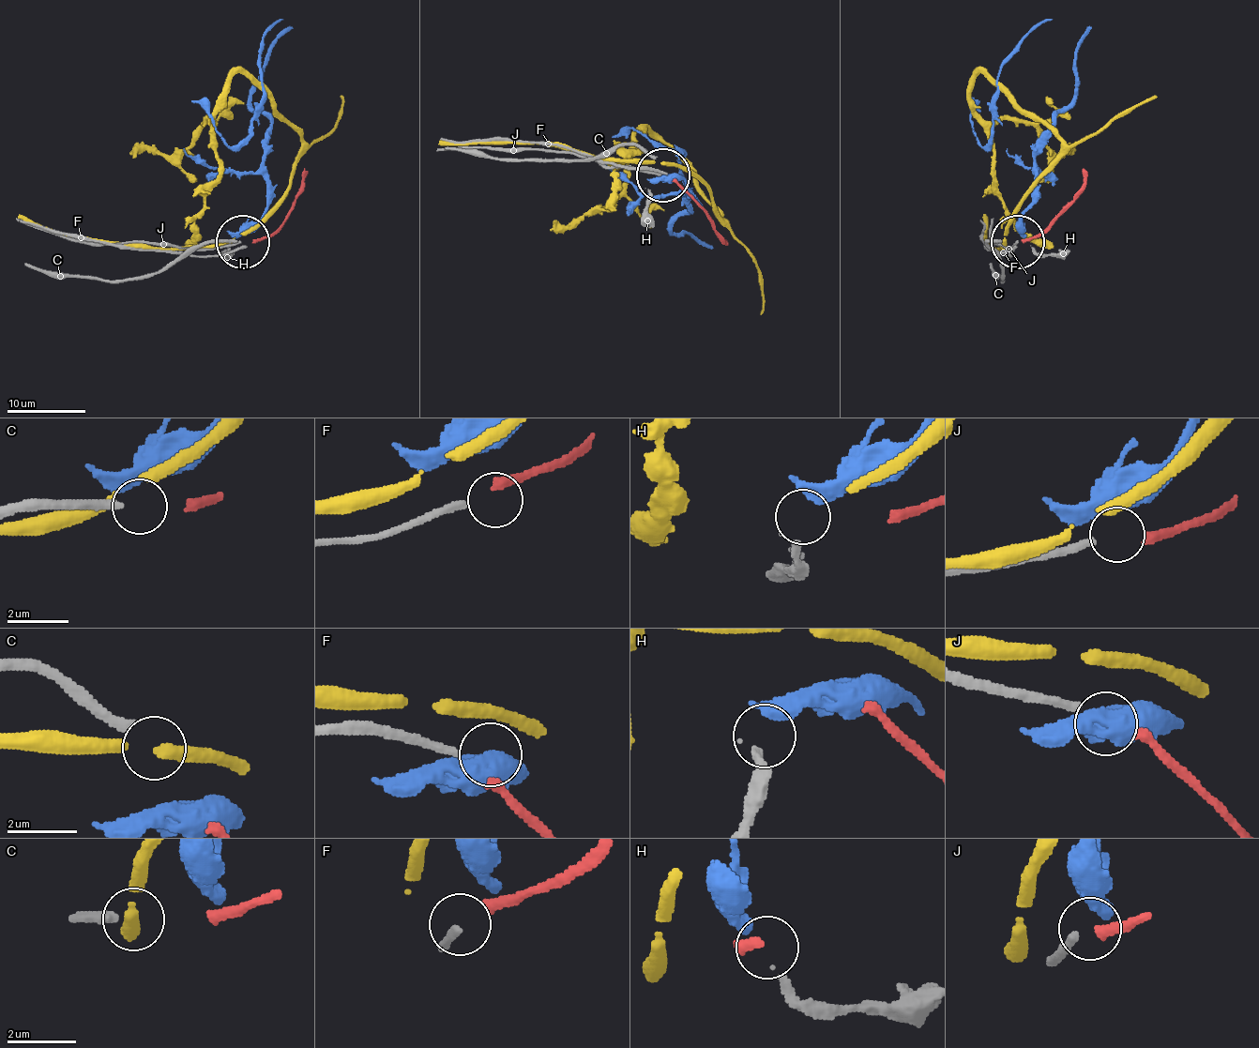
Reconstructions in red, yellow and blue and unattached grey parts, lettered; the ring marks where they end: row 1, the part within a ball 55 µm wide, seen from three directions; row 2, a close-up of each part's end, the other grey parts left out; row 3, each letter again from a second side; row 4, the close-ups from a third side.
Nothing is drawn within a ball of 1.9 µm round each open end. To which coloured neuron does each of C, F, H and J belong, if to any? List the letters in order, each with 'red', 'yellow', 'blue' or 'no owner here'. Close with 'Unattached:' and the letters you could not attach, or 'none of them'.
C: no owner here
F: no owner here
H: blue
J: red
Unattached: C, F

